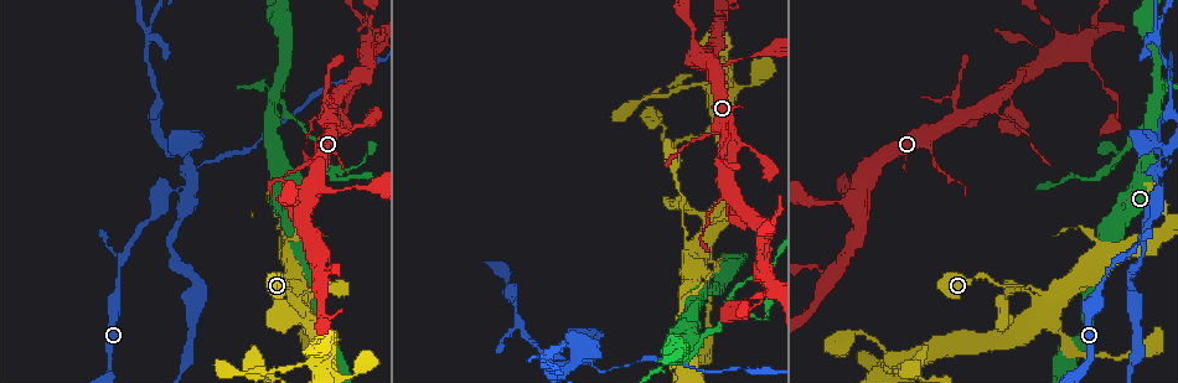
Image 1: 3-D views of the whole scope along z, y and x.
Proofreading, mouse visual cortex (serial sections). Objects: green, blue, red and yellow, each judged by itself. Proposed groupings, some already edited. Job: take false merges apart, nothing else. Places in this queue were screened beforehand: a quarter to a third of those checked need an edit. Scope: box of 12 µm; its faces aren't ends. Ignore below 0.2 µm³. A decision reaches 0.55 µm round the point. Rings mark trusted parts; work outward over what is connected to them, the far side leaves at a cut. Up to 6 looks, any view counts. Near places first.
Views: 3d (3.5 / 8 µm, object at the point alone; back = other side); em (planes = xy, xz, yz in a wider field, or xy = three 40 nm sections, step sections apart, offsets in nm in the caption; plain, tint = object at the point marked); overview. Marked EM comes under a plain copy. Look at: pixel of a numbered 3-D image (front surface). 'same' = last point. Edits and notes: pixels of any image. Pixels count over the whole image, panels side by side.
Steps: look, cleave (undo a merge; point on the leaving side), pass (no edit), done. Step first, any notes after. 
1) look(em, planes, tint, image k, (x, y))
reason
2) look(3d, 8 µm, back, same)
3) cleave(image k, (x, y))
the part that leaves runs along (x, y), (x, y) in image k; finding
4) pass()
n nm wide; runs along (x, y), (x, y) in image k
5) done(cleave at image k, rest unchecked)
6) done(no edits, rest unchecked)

look(3d, 8 µm, image 1, (689, 245))

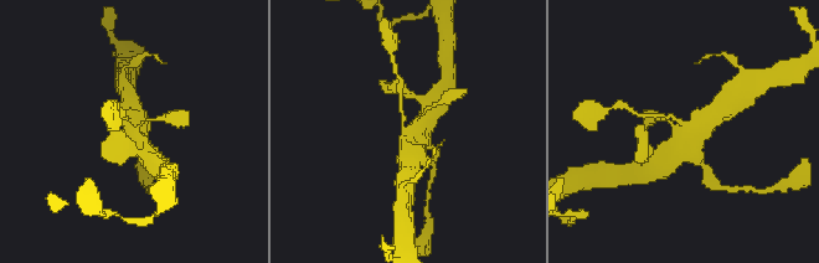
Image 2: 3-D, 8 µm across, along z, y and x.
look(3d, 3.5 µm, image 2, (690, 128))

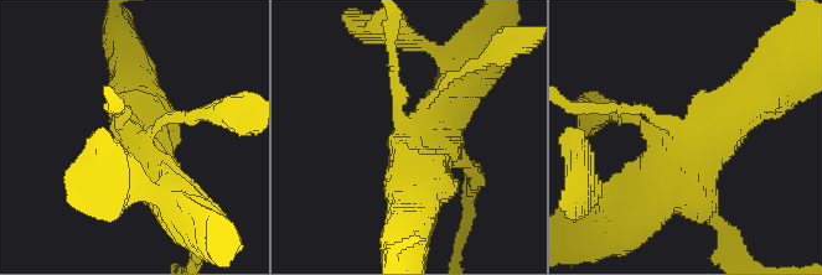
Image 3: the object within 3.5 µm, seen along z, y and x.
look(em, xy, step 1, tint, image 3, (679, 133))
now the EM

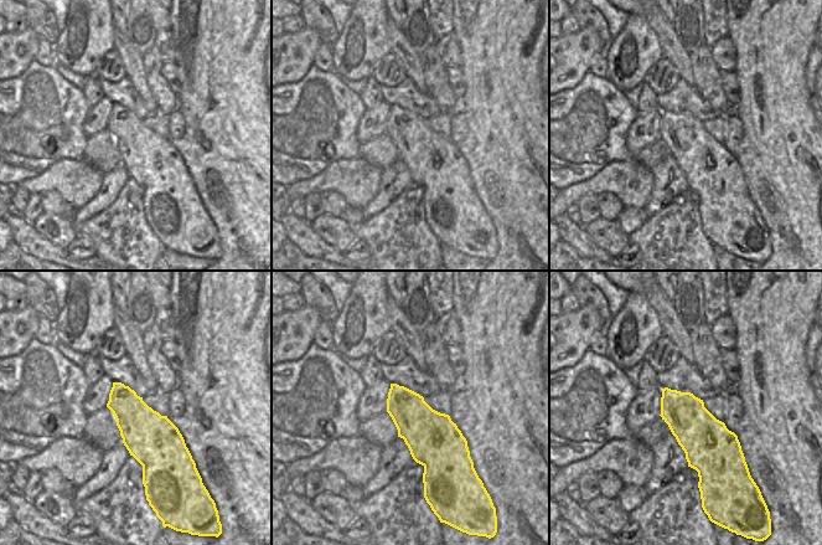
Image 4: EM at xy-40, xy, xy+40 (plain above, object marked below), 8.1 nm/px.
pass()
runs along (114, 107), (167, 198) in image 3; one cell here

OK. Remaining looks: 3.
look(3d, 3.5 µm, image 1, (890, 362))
thin arm on a thick one

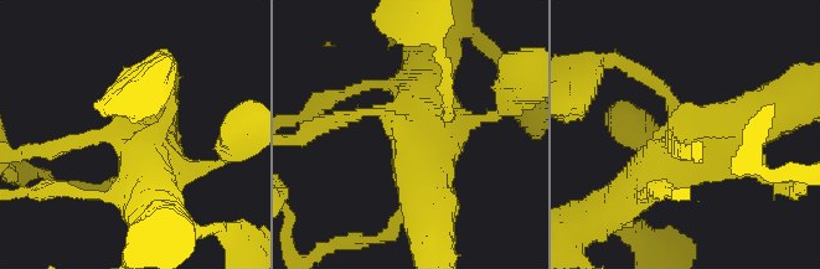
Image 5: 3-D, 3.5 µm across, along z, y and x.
pass()
runs along (429, 211), (417, 134), (448, 109) in image 5; one cell here

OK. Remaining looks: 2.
done(no edits, rest unchecked)

